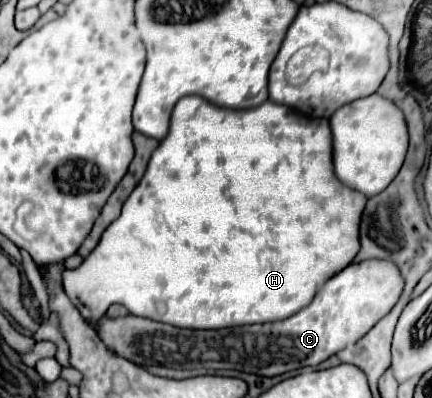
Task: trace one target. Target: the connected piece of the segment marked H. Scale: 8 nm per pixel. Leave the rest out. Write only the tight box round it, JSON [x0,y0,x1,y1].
[64,97,368,329]

